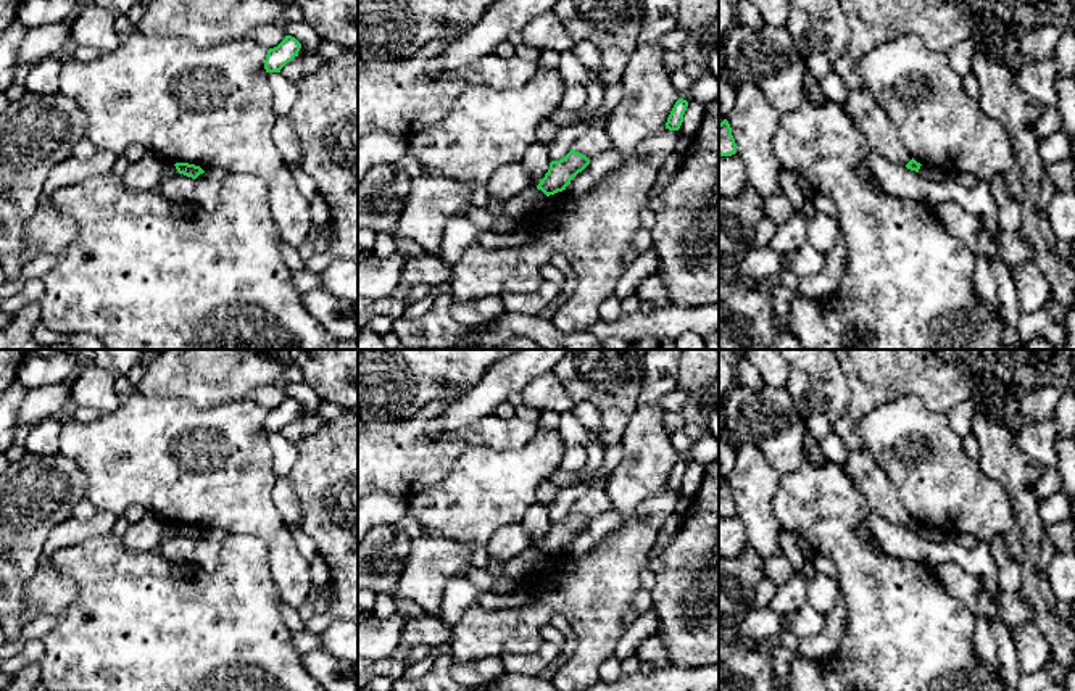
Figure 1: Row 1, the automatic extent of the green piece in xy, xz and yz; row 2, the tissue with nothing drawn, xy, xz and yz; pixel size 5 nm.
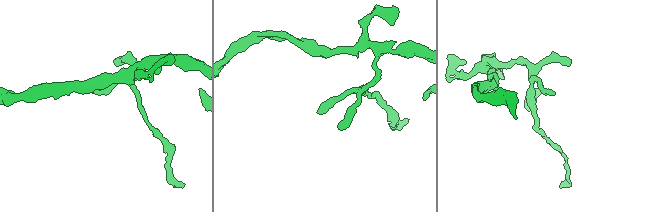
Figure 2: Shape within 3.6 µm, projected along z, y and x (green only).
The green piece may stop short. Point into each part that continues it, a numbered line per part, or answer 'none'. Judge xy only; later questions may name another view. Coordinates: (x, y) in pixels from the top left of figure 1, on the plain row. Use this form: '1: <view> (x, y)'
none

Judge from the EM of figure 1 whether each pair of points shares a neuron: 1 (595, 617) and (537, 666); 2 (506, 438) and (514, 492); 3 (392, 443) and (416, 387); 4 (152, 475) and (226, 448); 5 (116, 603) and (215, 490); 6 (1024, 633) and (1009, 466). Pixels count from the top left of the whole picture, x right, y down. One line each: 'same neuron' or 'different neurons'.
1: different neurons
2: different neurons
3: different neurons
4: same neuron
5: different neurons
6: different neurons

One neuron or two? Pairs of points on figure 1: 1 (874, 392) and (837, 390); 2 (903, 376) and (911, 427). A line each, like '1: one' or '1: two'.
1: two
2: two

